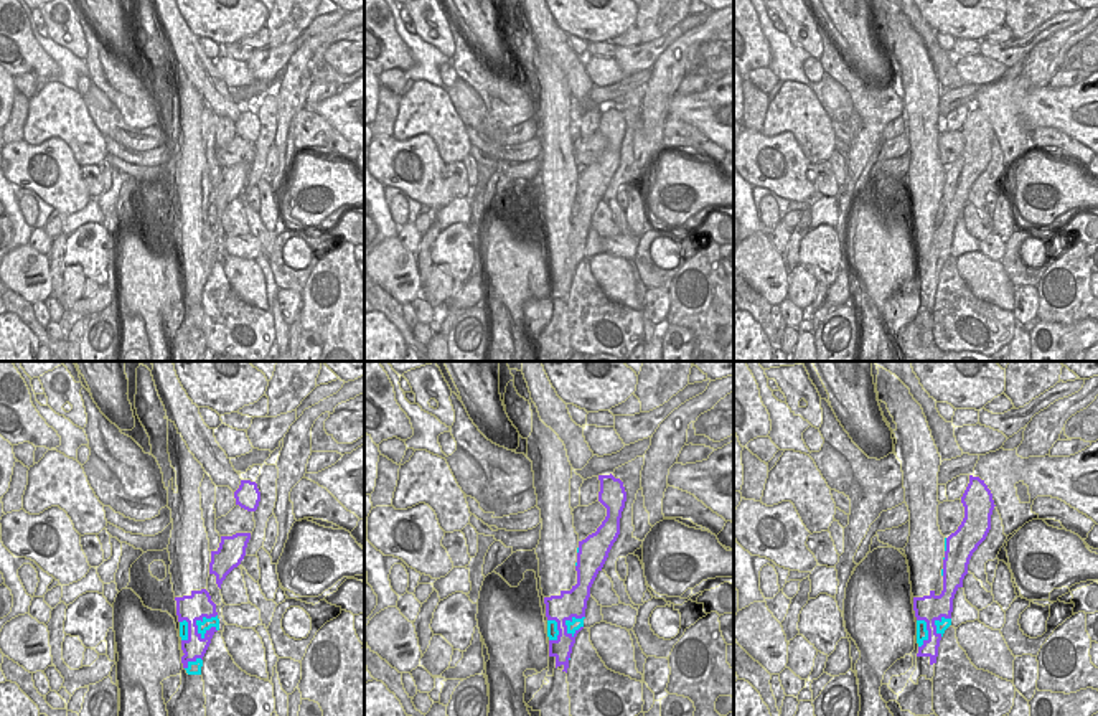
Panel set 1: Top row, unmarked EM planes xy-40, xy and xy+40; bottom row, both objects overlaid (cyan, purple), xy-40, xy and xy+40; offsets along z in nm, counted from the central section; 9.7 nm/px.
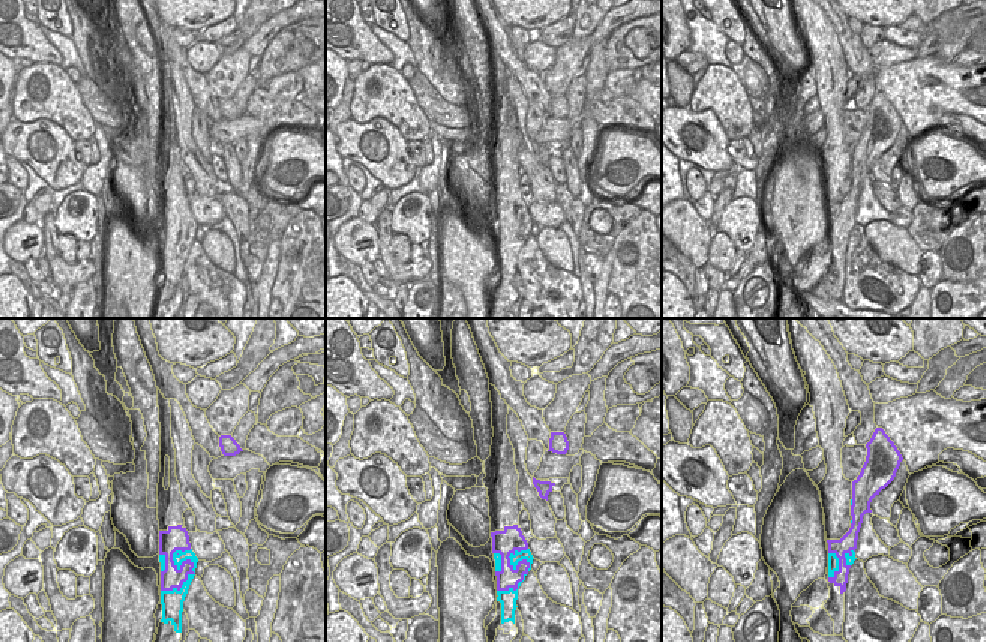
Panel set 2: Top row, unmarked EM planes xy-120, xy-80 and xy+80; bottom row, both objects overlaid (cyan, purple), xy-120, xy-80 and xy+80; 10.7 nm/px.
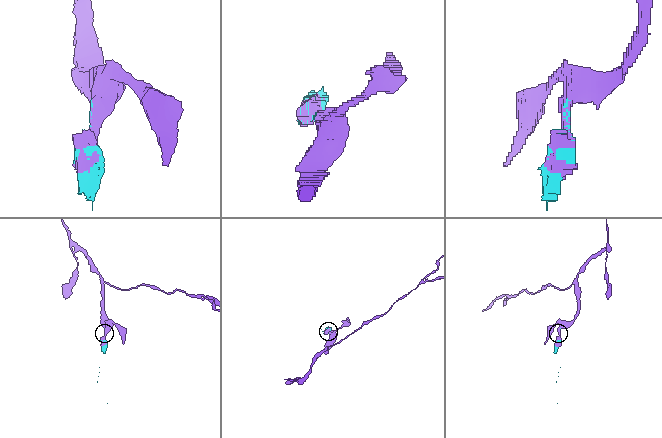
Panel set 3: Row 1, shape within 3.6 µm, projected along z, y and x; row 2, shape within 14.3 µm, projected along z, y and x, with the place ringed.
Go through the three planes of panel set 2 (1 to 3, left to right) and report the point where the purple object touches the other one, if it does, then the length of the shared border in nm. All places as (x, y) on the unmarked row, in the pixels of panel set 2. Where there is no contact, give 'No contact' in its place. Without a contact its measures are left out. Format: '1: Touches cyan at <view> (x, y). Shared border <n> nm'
1: Touches cyan at xy-120 (191, 225). Shared border 550 nm
2: Touches cyan at xy-80 (518, 225). Shared border 300 nm
3: Touches cyan at xy+80 (838, 228). Shared border 300 nm.

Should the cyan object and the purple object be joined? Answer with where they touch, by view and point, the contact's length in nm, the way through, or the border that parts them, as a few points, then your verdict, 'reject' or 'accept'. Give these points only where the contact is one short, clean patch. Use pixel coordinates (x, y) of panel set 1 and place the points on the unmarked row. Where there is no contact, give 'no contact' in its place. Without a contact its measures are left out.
xy-40 (198, 251) | 300 nm | reject

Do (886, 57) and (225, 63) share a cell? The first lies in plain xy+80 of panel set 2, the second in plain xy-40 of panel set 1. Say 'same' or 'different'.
same

